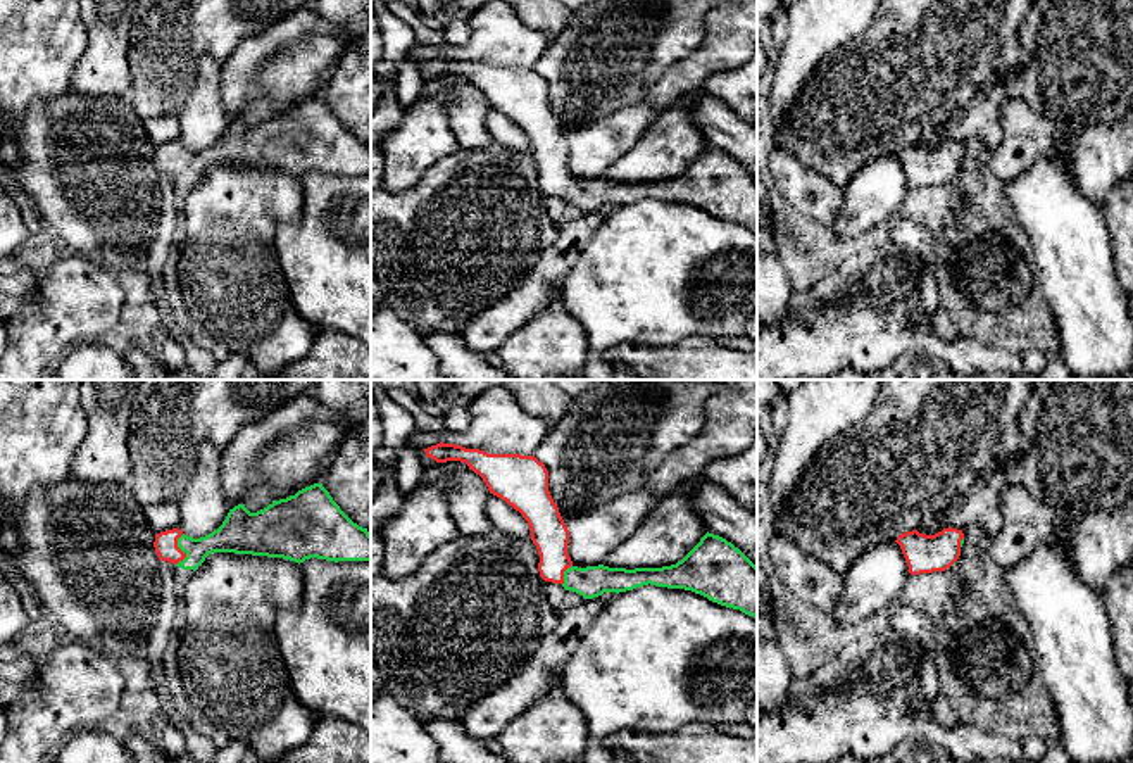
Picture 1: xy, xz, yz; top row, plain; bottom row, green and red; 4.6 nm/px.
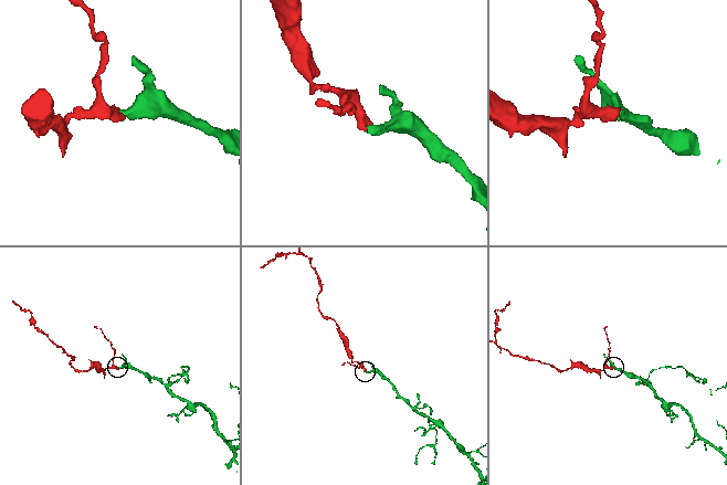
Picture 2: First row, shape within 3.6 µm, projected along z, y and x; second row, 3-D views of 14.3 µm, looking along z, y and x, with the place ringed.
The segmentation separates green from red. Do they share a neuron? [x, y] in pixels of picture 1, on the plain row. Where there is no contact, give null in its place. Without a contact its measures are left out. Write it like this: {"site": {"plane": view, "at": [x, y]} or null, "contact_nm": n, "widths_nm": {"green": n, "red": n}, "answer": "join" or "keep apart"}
{"site": {"plane": "xy", "at": [180, 161]}, "contact_nm": 160, "widths_nm": {"green": 150, "red": 110}, "answer": "join"}

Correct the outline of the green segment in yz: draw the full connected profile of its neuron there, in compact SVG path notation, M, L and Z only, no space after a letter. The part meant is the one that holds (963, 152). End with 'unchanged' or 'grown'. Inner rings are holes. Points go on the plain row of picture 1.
M950 140L935 148L912 143L898 148L895 155L902 162L909 186L921 188L950 181L961 169L964 147Z | grown

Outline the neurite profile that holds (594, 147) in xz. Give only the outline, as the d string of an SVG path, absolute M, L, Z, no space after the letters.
M636 105L592 123L560 124L569 143L567 167L573 180L602 178L643 136L660 116L648 105Z

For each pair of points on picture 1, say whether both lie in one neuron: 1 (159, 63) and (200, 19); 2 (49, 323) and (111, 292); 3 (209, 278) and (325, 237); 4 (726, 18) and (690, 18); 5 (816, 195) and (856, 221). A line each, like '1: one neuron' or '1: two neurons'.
1: one neuron
2: one neuron
3: two neurons
4: two neurons
5: two neurons

